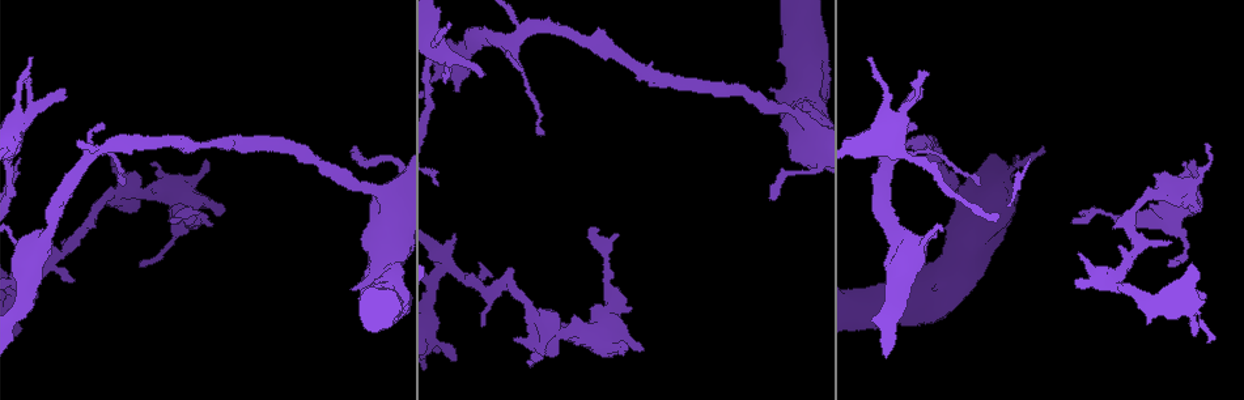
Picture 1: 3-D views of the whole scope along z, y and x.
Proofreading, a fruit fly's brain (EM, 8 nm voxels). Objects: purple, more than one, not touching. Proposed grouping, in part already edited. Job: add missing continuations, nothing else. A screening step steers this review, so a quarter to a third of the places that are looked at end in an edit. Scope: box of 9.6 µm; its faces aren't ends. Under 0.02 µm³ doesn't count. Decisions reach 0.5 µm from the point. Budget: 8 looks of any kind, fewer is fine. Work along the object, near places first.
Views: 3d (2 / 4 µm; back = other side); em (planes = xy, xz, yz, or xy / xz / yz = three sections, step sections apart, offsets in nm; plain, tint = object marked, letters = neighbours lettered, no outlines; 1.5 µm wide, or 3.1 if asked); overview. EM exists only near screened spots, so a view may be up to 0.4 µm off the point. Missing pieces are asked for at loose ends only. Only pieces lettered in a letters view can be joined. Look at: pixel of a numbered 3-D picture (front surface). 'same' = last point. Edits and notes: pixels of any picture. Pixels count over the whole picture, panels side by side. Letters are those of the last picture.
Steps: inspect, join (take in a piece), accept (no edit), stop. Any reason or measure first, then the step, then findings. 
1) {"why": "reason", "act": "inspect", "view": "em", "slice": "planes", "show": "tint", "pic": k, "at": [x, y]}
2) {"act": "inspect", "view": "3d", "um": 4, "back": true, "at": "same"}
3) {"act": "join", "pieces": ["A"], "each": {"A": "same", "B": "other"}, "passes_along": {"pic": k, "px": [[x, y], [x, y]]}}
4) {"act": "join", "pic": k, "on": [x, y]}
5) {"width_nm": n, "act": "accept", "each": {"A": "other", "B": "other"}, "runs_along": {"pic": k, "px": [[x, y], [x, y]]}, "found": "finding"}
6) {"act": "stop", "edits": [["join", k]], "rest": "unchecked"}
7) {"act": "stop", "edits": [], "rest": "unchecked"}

{"why": "branch stops here", "act": "inspect", "view": "em", "slice": "planes", "show": "letters", "pic": 1, "at": [484, 74]}

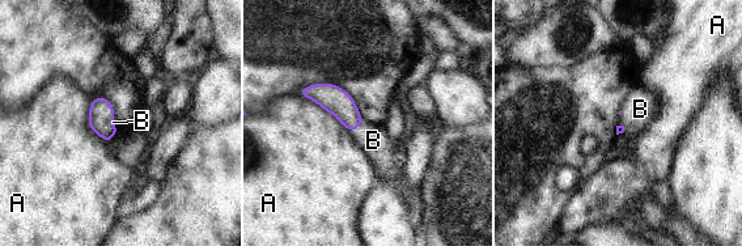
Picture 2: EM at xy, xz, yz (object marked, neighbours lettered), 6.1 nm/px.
{"act": "join", "pieces": ["B"], "each": {"A": "other", "B": "same"}, "passes_along": {"pic": 2, "px": [[334, 100], [357, 127], [373, 140]]}, "found": "it goes on there"}

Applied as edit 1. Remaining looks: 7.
{"why": "tapers out", "act": "inspect", "view": "em", "slice": "xz", "step": 8, "show": "letters", "pic": 1, "at": [355, 145]}

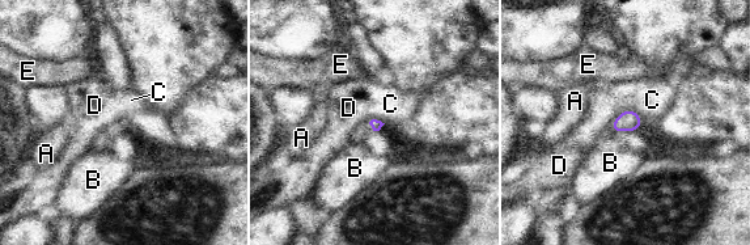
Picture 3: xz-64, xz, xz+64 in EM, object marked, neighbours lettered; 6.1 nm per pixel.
{"act": "accept", "each": {"A": "other", "B": "other", "C": "other", "D": "other", "E": "other"}, "border": {"pic": 3, "px": [[624, 109], [634, 110], [643, 119]]}, "found": "none of them fits"}

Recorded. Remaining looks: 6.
{"why": "branch stops here", "act": "inspect", "view": "em", "slice": "planes", "show": "letters", "pic": 1, "at": [518, 339]}

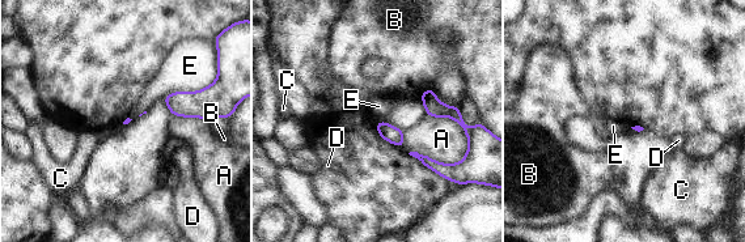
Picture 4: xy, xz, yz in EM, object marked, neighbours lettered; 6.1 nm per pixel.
{"longest_contact_nm": ["A", 380], "act": "accept", "each": {"A": "other", "B": "other", "C": "other", "D": "other", "E": "other"}, "border": {"pic": 4, "px": [[215, 79], [161, 98]]}, "found": "no lettered piece goes on from it"}

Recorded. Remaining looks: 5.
{"act": "stop", "edits": [["join", 2]], "rest": "unchecked"}

